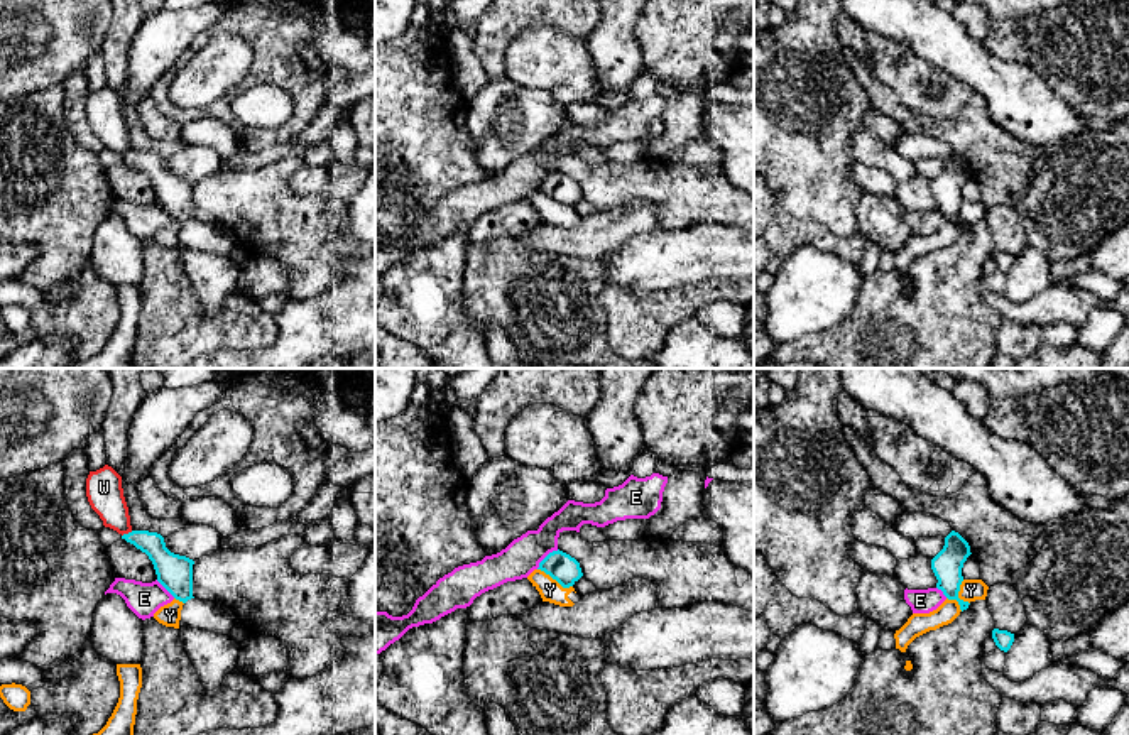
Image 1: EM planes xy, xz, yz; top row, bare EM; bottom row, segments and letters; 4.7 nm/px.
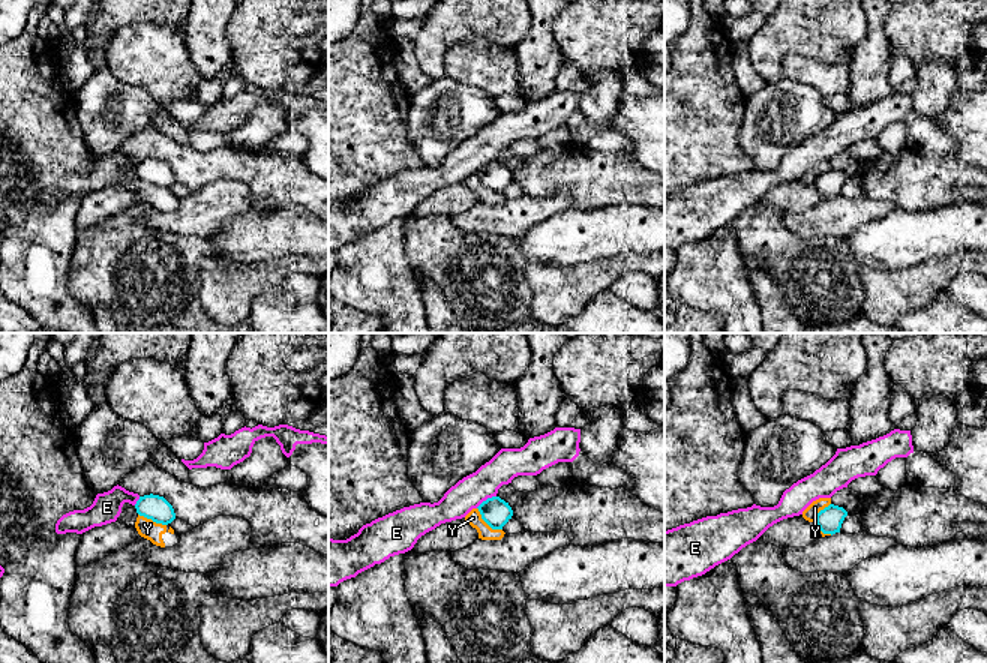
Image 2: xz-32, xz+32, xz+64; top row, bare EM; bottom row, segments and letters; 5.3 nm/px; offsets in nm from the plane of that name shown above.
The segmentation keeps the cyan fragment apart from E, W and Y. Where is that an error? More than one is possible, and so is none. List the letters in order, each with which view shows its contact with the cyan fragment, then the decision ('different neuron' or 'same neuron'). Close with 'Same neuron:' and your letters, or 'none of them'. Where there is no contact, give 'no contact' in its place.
E: xz | different neuron
W: xy | same neuron
Y: yz | different neuron
Same neuron: W

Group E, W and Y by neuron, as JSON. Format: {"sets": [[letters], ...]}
{"sets": [["E"], ["W"], ["Y"]]}

